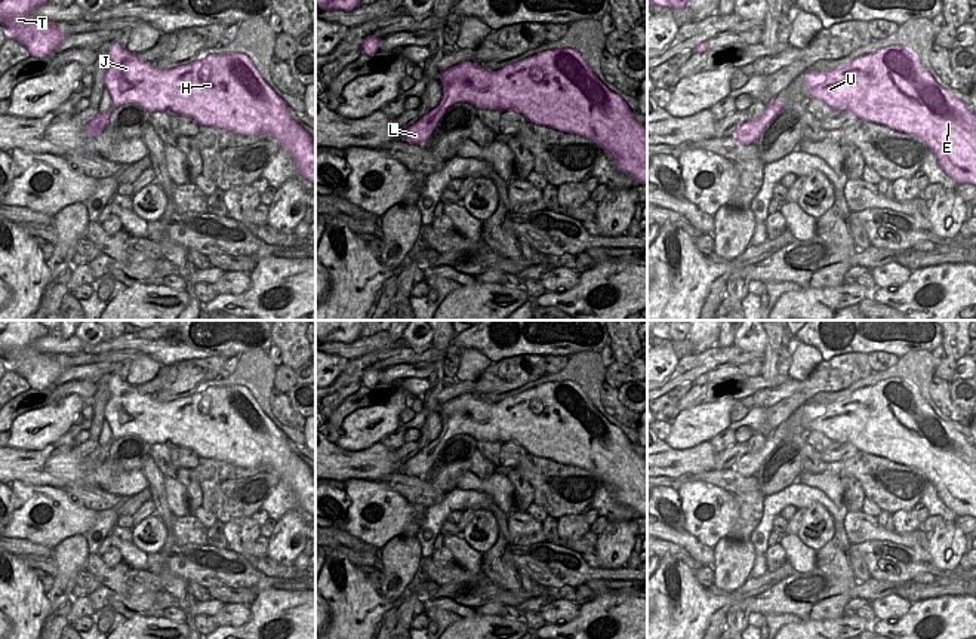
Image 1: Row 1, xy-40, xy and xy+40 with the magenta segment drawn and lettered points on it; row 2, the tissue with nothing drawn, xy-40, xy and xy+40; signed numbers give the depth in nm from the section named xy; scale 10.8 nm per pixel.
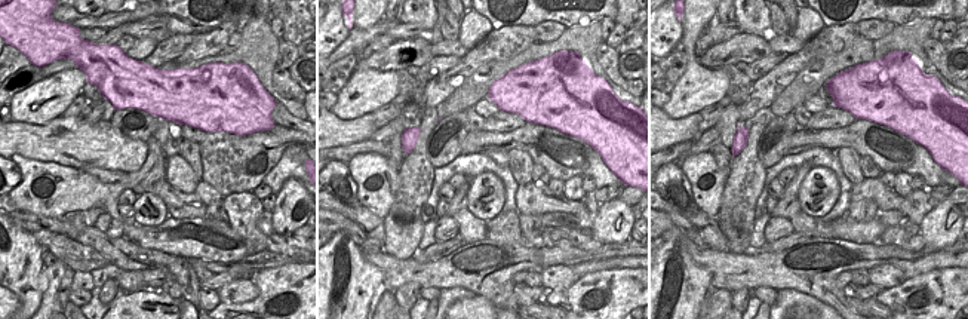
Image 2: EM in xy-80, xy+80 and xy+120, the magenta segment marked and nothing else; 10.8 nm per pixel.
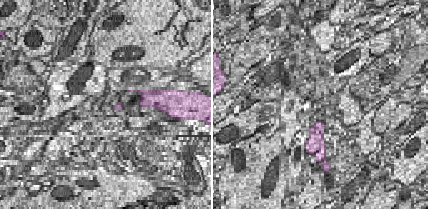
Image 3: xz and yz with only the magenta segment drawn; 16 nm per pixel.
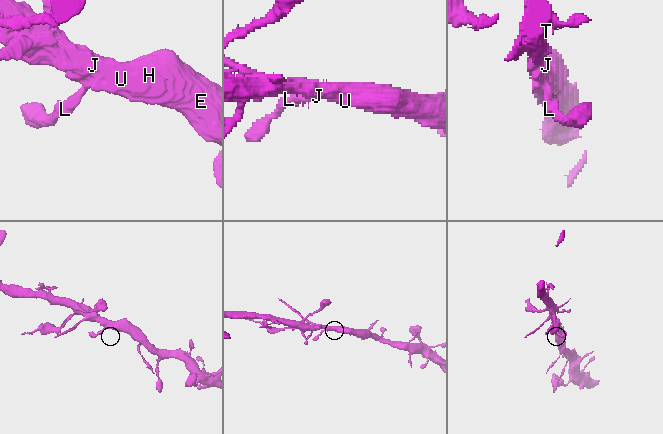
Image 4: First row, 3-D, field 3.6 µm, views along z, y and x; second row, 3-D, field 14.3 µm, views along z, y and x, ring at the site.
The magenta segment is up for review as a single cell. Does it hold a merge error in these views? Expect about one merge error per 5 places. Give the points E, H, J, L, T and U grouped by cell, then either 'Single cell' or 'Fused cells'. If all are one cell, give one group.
Groups: E H J L T U. Single cell

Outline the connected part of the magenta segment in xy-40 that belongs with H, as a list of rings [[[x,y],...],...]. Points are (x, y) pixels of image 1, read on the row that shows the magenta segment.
[[[111,42],[104,77],[113,107],[86,123],[86,135],[101,133],[111,111],[135,102],[147,111],[166,111],[240,135],[270,135],[287,148],[298,172],[315,184],[315,151],[311,135],[290,116],[287,104],[271,89],[244,53],[209,55],[170,70],[141,62]]]

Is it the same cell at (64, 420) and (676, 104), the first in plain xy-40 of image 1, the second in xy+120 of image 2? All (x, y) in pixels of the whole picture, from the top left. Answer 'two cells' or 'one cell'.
one cell

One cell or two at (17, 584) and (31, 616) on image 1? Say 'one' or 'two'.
one

